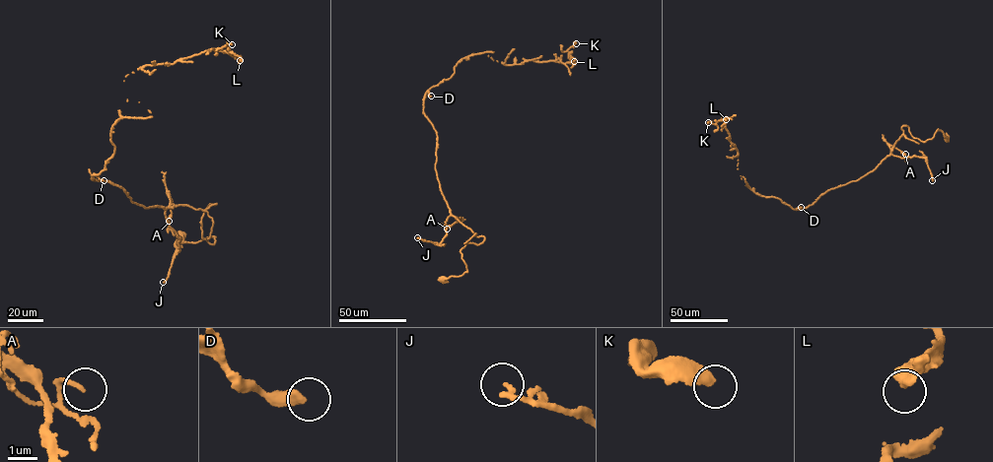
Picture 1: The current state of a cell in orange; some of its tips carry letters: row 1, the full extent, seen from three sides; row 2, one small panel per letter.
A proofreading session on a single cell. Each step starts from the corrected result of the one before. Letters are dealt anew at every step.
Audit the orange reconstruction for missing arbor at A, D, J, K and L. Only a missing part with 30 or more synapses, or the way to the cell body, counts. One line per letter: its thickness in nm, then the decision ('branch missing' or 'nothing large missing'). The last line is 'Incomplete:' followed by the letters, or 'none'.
A: calibre 130 nm; nothing large missing
D: calibre 400 nm; nothing large missing
J: calibre 190 nm; nothing large missing
K: calibre 400 nm; nothing large missing
L: calibre 320 nm; nothing large missing
Incomplete: none

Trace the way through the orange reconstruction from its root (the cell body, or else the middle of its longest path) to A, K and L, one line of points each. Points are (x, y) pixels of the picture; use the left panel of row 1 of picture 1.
A: (180, 240), (214, 236), (215, 243), (200, 224), (216, 204), (166, 209), (169, 221)
K: (180, 240), (215, 243), (200, 224), (216, 203), (145, 207), (91, 175), (114, 152), (126, 75), (232, 44)
L: (180, 240), (215, 243), (216, 203), (145, 207), (91, 175), (126, 75), (240, 60)

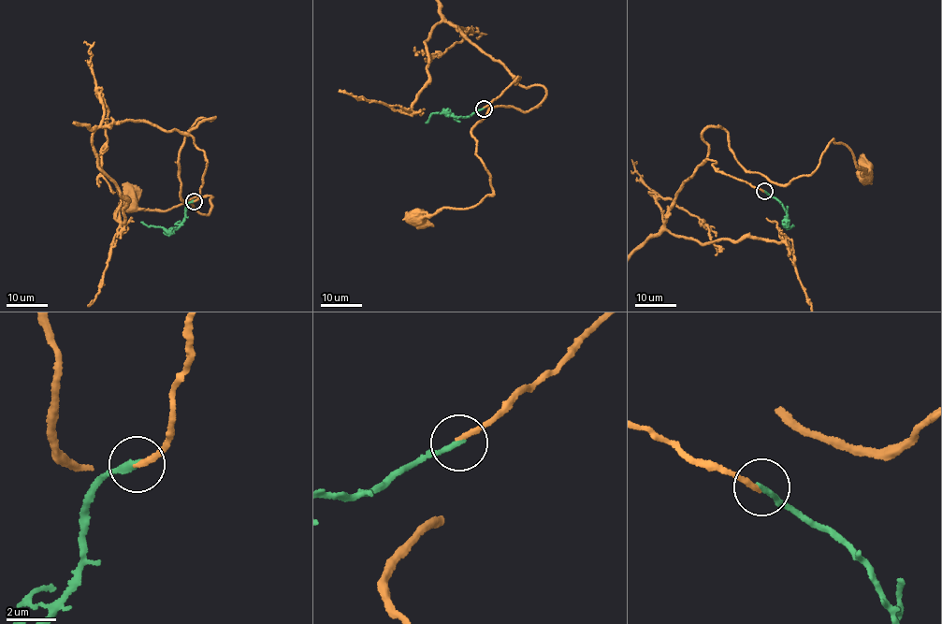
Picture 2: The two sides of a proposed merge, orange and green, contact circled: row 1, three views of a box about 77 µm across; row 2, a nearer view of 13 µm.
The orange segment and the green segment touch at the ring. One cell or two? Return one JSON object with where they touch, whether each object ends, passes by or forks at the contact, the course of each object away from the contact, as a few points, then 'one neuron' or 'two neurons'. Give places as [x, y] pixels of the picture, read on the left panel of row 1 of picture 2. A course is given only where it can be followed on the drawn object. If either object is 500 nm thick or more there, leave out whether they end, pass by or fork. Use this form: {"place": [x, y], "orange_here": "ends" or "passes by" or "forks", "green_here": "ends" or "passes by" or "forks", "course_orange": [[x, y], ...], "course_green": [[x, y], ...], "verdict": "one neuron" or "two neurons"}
{"place": [194, 201], "orange_here": "ends", "green_here": "ends", "course_orange": [[194, 201], [207, 161], [189, 131], [215, 118], [178, 163], [181, 198], [209, 213], [210, 196], [129, 206]], "course_green": [[194, 201], [189, 202], [177, 226], [167, 230], [140, 222]], "verdict": "one neuron"}

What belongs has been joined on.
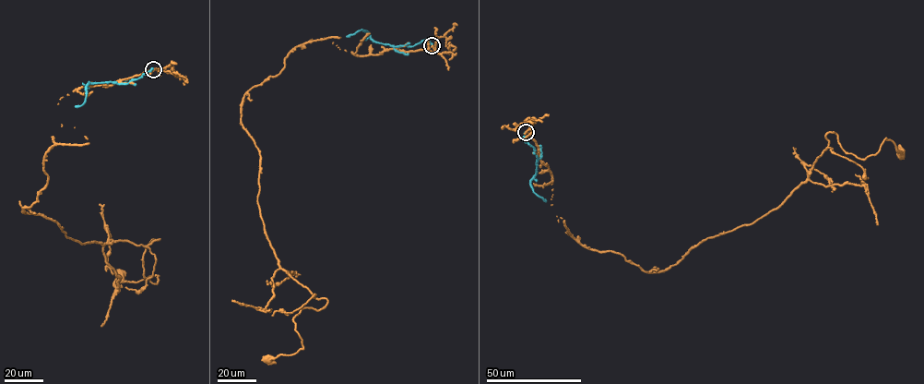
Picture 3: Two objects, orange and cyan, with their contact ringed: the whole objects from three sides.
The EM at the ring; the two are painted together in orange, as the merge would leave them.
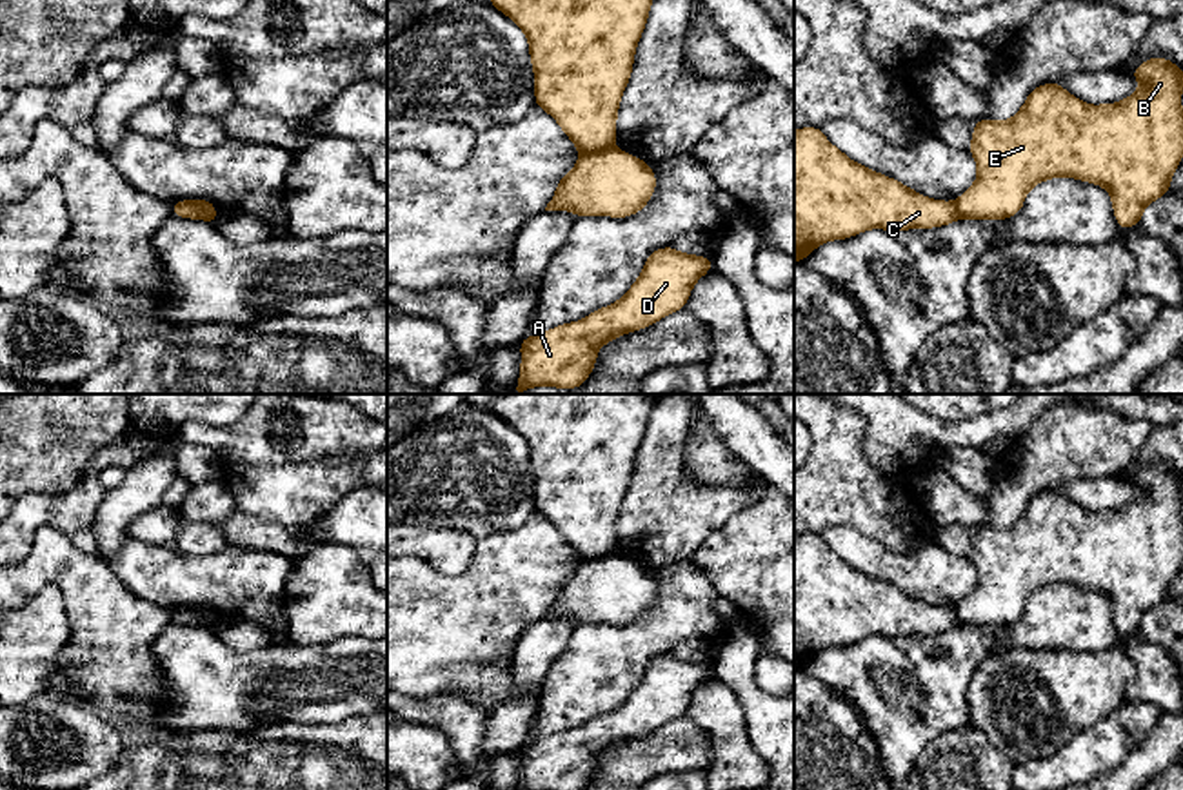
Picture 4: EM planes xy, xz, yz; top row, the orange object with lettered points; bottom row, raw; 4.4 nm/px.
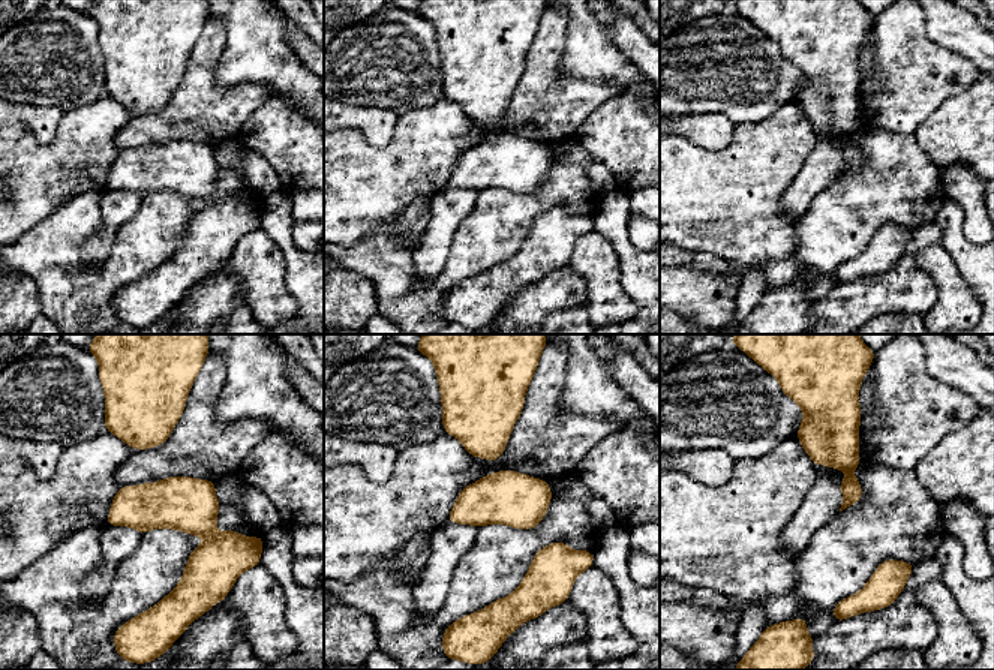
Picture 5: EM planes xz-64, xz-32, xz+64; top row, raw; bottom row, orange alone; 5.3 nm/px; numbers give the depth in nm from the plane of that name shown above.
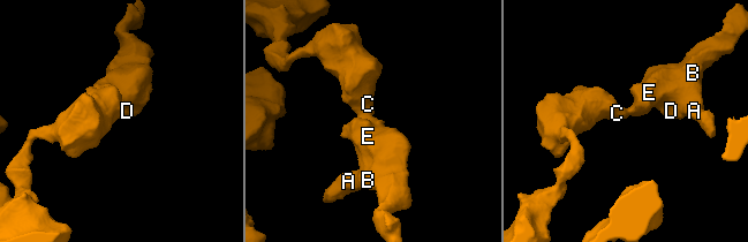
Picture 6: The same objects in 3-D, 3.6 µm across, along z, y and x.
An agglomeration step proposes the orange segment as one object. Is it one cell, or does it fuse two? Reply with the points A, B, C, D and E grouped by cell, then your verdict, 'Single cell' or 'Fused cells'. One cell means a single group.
Groups: A B D E / C. Fused cells

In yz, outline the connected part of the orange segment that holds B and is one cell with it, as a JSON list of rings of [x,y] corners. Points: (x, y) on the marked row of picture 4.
[[[1163,56],[1148,58],[1130,71],[1141,87],[1118,104],[1089,105],[1058,82],[1038,85],[1023,107],[1005,122],[981,118],[974,122],[970,154],[978,163],[976,182],[954,202],[959,216],[969,220],[1007,220],[1018,214],[1027,193],[1043,180],[1059,176],[1101,185],[1112,198],[1121,231],[1143,218],[1143,209],[1170,191],[1170,178],[1183,158],[1183,71]]]

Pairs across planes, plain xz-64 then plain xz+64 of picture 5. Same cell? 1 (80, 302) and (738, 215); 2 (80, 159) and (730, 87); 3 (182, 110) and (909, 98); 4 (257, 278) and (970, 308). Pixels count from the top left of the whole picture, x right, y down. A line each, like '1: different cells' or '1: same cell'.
1: different cells
2: different cells
3: same cell
4: same cell

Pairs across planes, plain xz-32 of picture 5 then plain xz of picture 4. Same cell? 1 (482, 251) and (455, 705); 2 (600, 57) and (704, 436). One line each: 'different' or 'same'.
1: same
2: same

